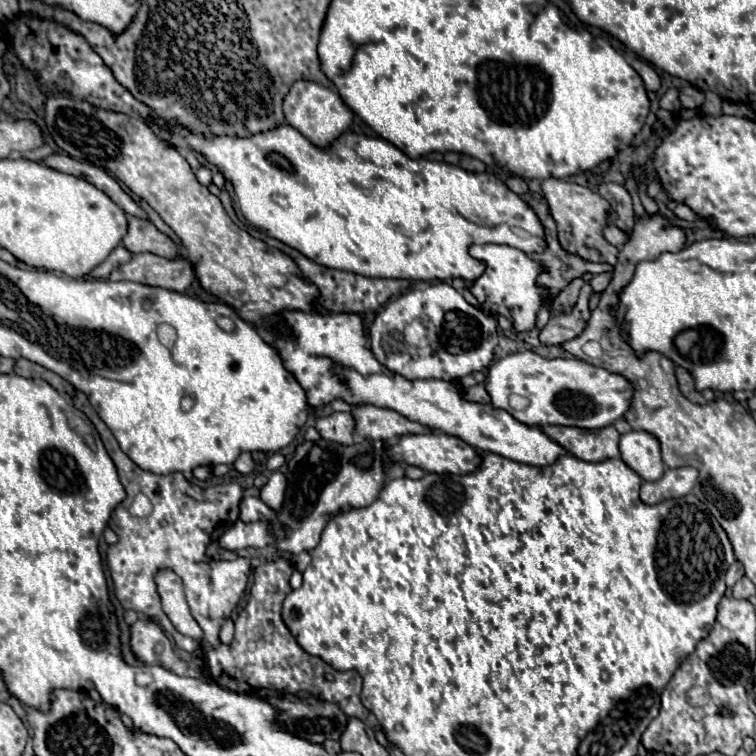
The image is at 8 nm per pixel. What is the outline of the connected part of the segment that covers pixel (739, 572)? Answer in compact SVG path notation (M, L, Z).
M736 561L736 563L726 571L726 587L728 587L728 589L732 589L732 587L734 587L734 583L736 583L742 575L744 575L744 569L742 569L742 567L740 567L740 563Z

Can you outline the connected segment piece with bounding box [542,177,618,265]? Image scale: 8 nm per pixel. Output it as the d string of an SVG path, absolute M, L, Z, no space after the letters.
M546 179L542 181L542 193L550 205L550 213L558 225L558 235L566 235L562 241L562 247L570 247L570 253L580 255L586 261L596 261L596 263L616 263L618 257L618 249L612 247L604 237L602 237L602 229L606 225L606 217L608 217L608 201L604 201L598 193L590 191L588 187L576 185L576 183L568 183L562 179Z

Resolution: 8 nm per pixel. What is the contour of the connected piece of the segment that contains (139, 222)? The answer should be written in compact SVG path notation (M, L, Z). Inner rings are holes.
M128 219L128 233L122 239L122 245L130 253L154 253L166 259L176 259L178 251L174 241L168 237L168 249L166 249L166 235L160 233L150 221L146 219Z

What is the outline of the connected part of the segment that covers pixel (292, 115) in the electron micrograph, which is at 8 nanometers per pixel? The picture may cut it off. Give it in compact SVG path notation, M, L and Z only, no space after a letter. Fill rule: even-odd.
M304 79L296 81L290 87L290 91L286 93L282 109L284 109L284 117L286 117L288 125L296 127L316 147L318 145L328 147L328 143L332 143L332 139L336 139L336 135L344 133L346 127L352 123L352 111L344 105L340 95L334 89L328 89L314 81L304 81Z

